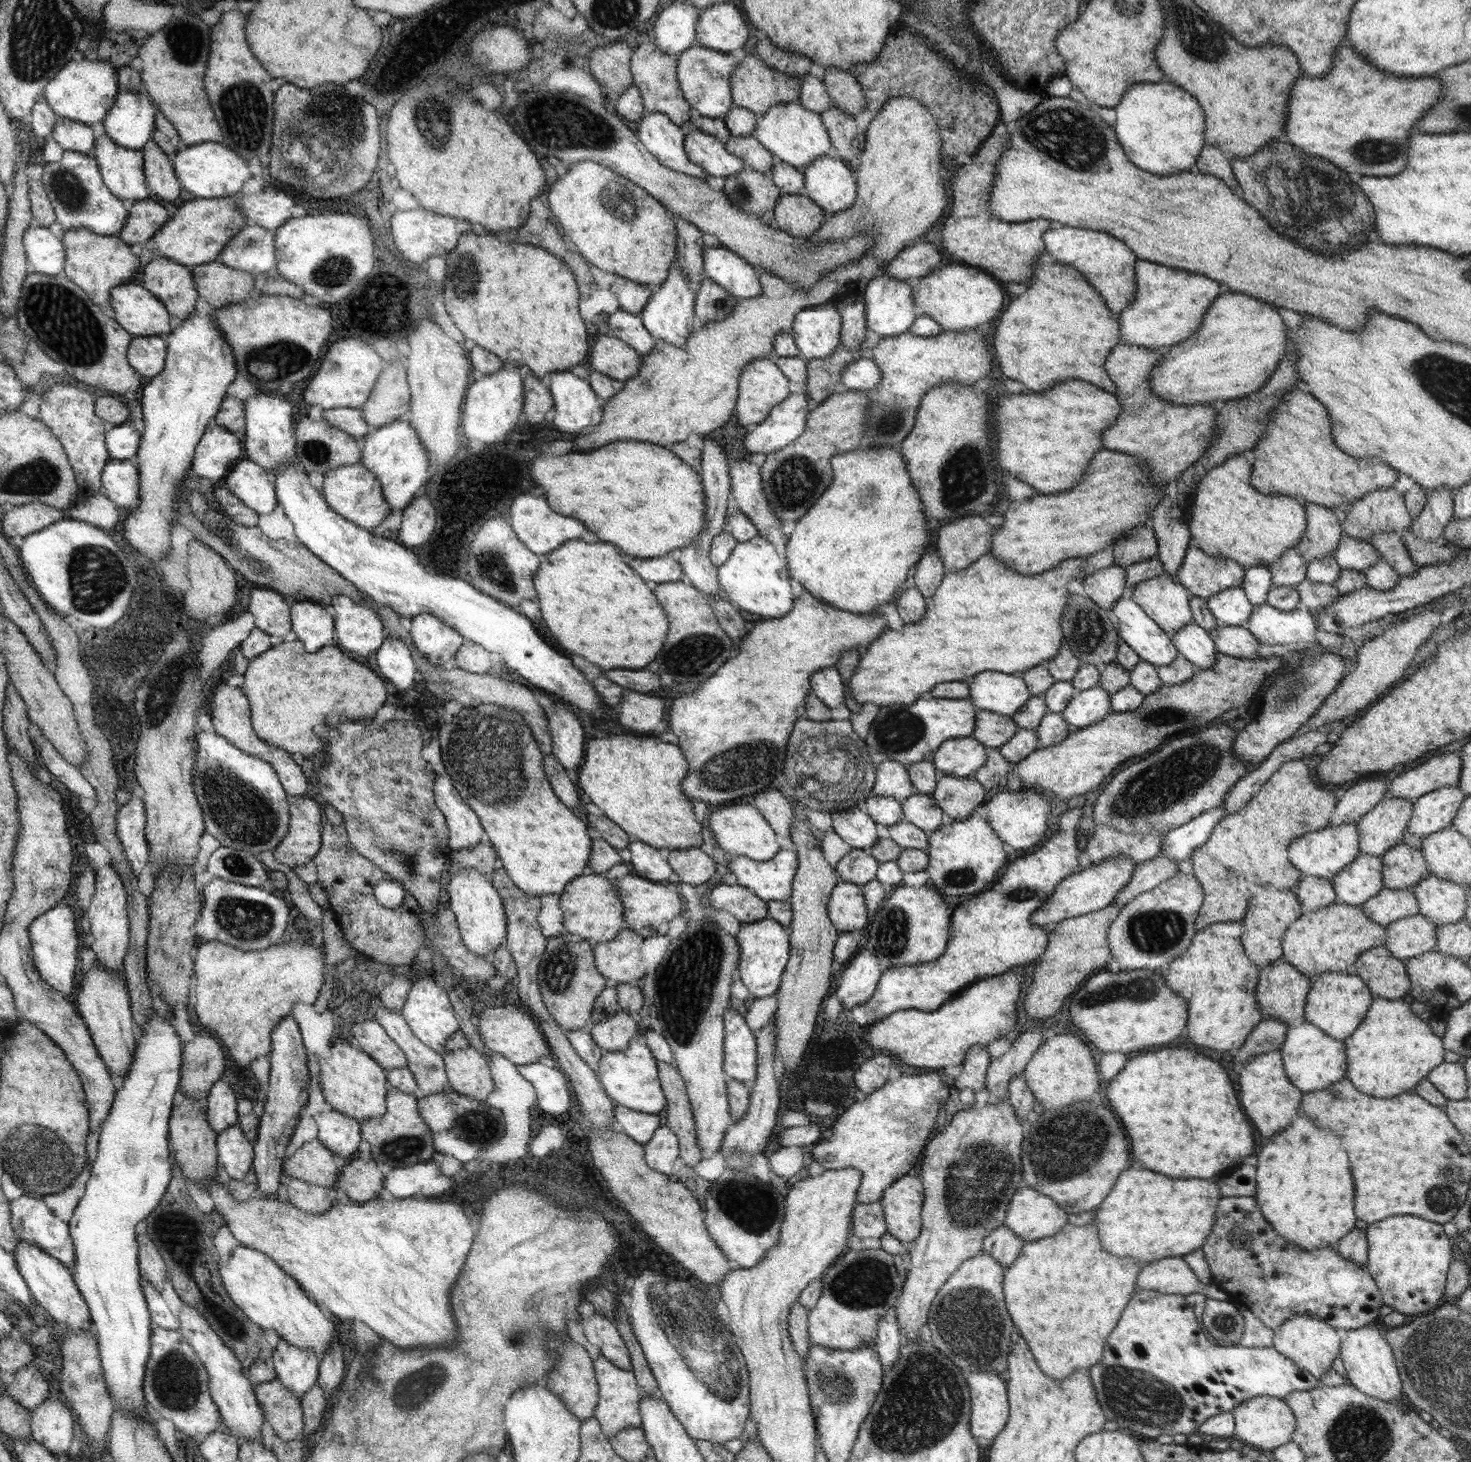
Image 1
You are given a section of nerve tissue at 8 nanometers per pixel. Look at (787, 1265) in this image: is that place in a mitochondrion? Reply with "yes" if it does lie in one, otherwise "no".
no

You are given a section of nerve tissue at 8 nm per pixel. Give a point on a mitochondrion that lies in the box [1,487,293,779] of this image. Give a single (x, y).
(91, 584)

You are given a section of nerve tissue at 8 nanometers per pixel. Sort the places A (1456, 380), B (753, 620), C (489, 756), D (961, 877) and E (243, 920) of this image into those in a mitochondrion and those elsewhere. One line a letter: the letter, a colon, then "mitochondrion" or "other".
A: mitochondrion
B: other
C: mitochondrion
D: mitochondrion
E: mitochondrion

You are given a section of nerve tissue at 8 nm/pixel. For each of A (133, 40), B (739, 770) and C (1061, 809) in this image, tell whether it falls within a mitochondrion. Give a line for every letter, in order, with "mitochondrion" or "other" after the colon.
A: other
B: mitochondrion
C: other

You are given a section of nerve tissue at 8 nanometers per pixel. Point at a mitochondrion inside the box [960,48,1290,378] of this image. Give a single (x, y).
(1067, 135)

